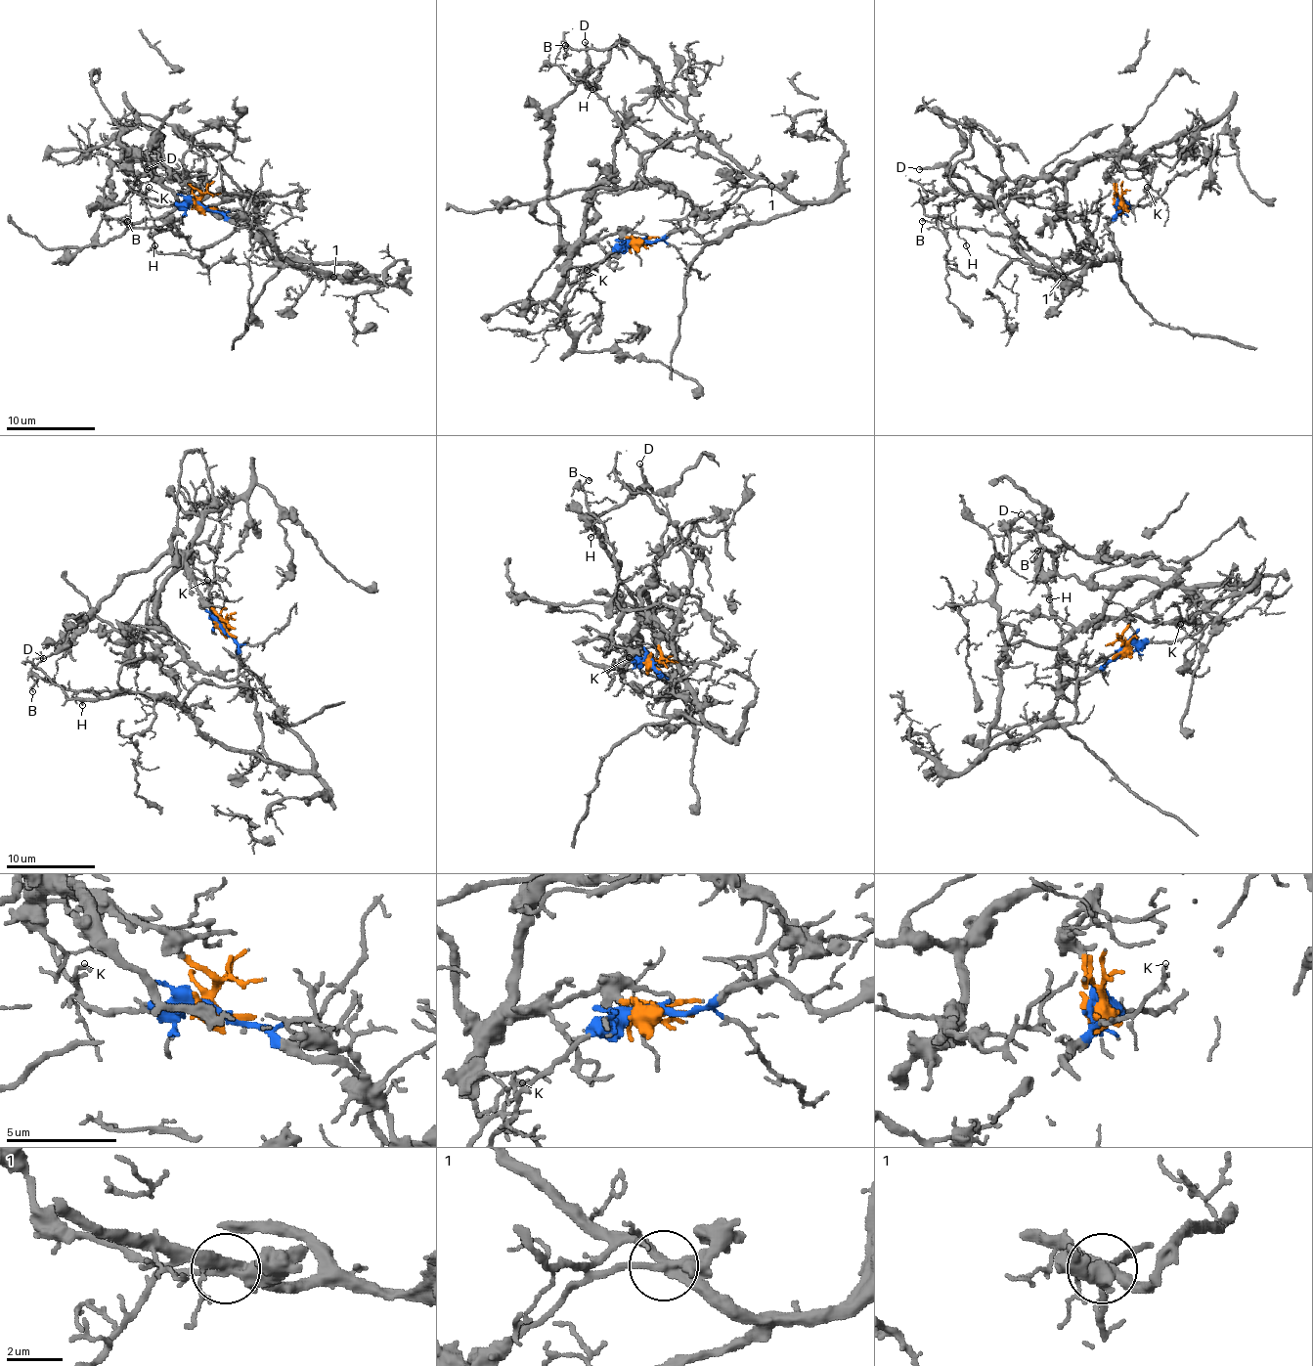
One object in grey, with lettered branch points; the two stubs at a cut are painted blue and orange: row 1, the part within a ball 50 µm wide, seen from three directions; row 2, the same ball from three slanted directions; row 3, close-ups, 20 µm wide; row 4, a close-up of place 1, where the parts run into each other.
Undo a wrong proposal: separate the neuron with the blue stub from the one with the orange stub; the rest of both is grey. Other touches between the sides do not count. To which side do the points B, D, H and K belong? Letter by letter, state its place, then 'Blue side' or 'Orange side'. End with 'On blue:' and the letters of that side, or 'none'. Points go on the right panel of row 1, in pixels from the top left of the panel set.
B: Place: (922, 221). Blue side
D: Place: (919, 169). Orange side
H: Place: (966, 245). Blue side
K: Place: (1147, 187). Blue side
On blue: B, H, K

